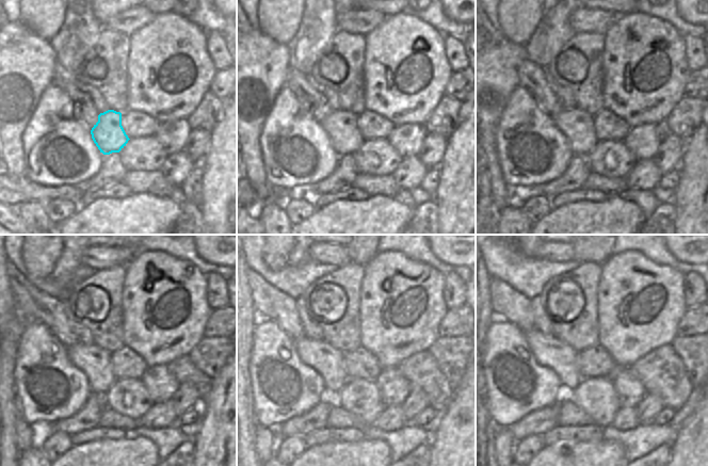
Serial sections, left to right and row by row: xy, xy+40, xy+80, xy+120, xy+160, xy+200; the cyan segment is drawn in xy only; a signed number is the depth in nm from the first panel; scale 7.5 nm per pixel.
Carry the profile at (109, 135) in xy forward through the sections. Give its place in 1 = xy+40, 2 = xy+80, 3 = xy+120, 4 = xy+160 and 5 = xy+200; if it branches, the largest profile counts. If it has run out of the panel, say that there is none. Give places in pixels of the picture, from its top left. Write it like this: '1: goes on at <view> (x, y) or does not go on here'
1: goes on at xy+40 (340, 126)
2: goes on at xy+80 (577, 125)
3: goes on at xy+120 (95, 363)
4: goes on at xy+160 (327, 360)
5: goes on at xy+200 (549, 351)

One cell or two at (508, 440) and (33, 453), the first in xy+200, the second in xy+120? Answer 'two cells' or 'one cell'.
two cells

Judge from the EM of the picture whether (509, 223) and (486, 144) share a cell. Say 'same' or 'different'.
different

